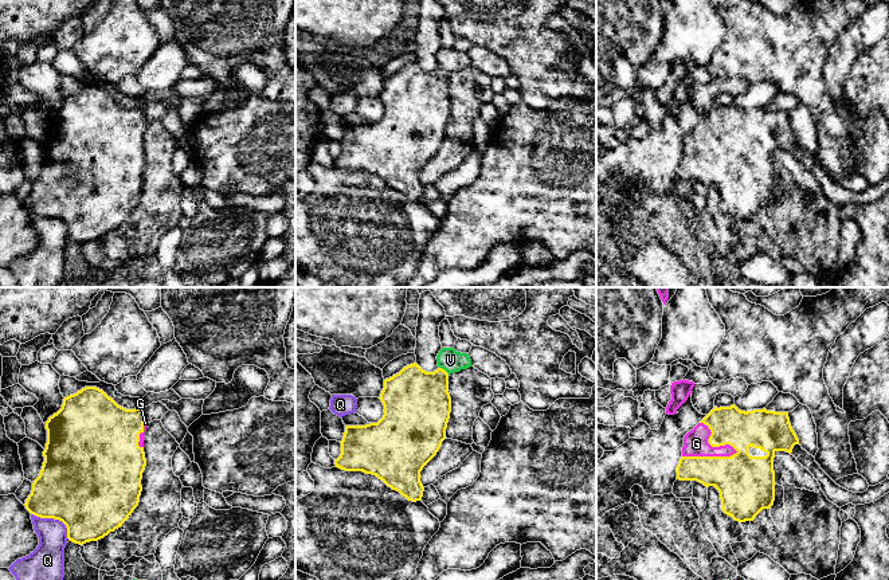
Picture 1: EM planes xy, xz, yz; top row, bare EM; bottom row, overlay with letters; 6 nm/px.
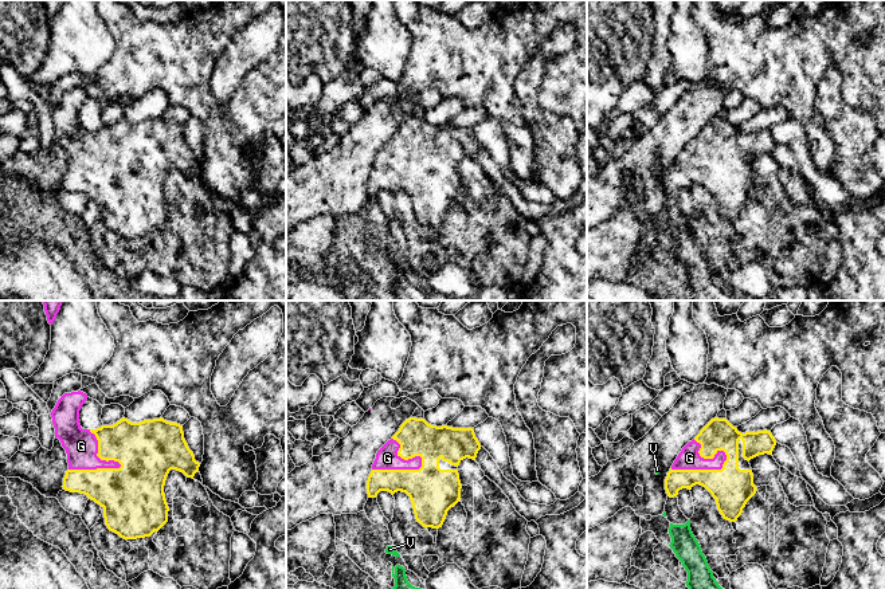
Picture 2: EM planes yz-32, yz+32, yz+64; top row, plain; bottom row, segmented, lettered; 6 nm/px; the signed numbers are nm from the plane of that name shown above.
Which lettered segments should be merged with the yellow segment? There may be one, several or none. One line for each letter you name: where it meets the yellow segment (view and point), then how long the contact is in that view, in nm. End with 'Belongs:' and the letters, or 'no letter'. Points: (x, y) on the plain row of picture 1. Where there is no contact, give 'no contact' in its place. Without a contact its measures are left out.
G: contact yz (709, 156); length 340 nm
Belongs: G

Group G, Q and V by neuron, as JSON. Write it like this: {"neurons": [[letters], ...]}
{"neurons": [["G"], ["Q"], ["V"]]}

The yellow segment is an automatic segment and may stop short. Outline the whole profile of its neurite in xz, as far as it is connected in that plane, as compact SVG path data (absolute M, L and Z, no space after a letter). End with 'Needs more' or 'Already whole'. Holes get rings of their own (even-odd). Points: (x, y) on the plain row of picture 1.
M414 62L384 79L379 98L384 105L383 117L377 122L365 125L345 125L340 141L341 153L334 158L334 164L345 171L376 175L408 200L420 200L424 191L420 171L436 154L446 138L451 111L449 72L442 67L426 71Z. Already whole

